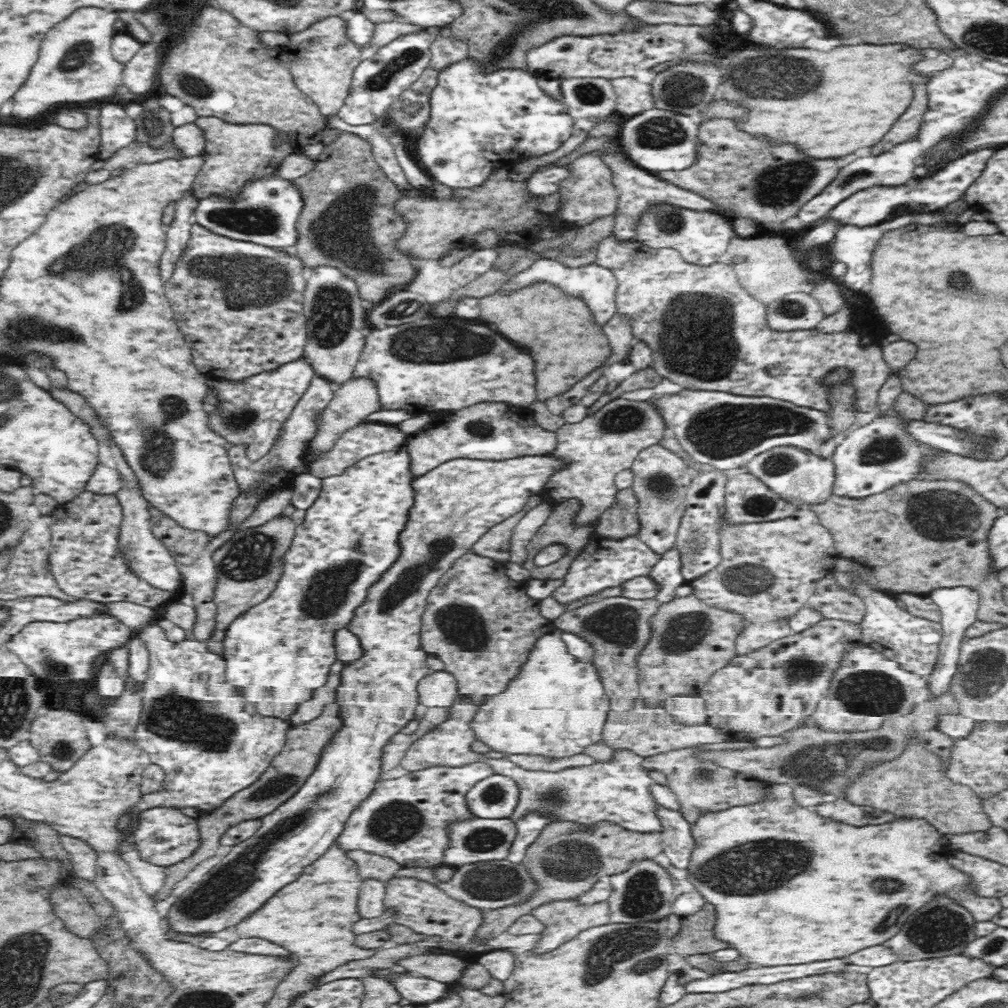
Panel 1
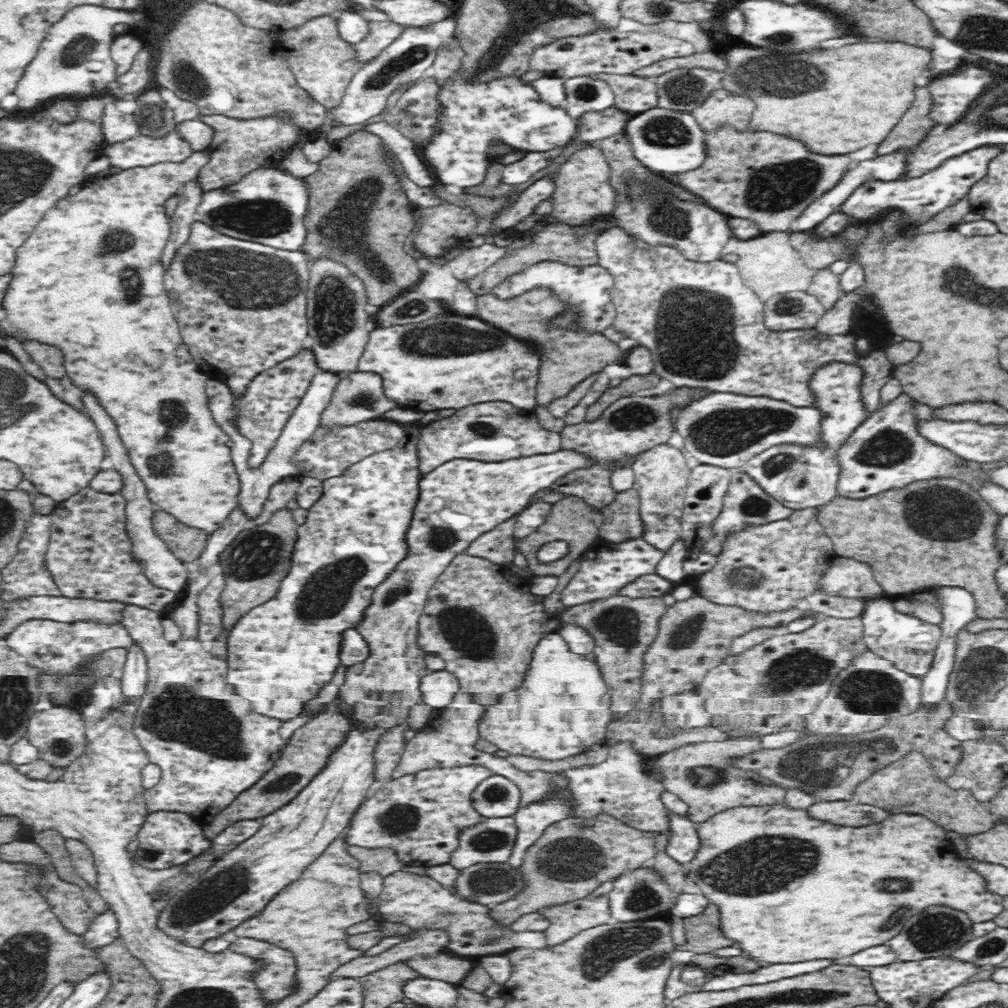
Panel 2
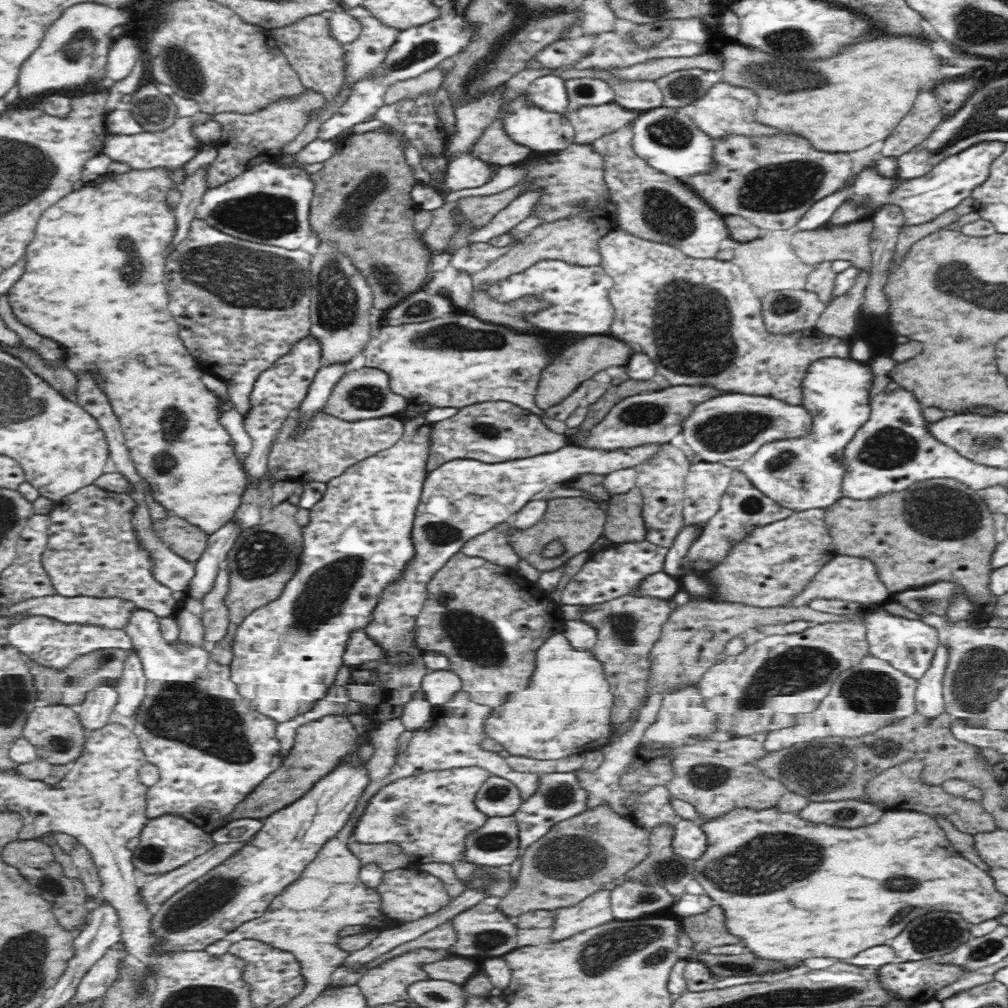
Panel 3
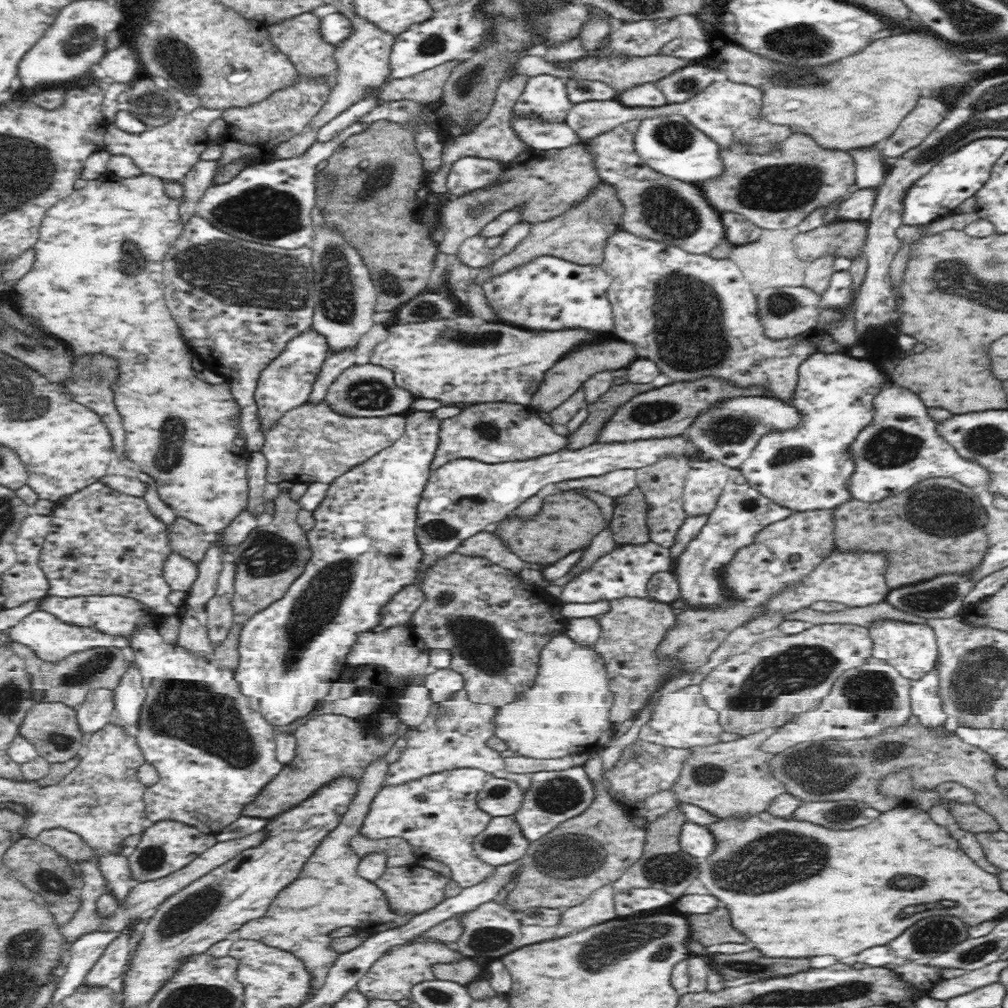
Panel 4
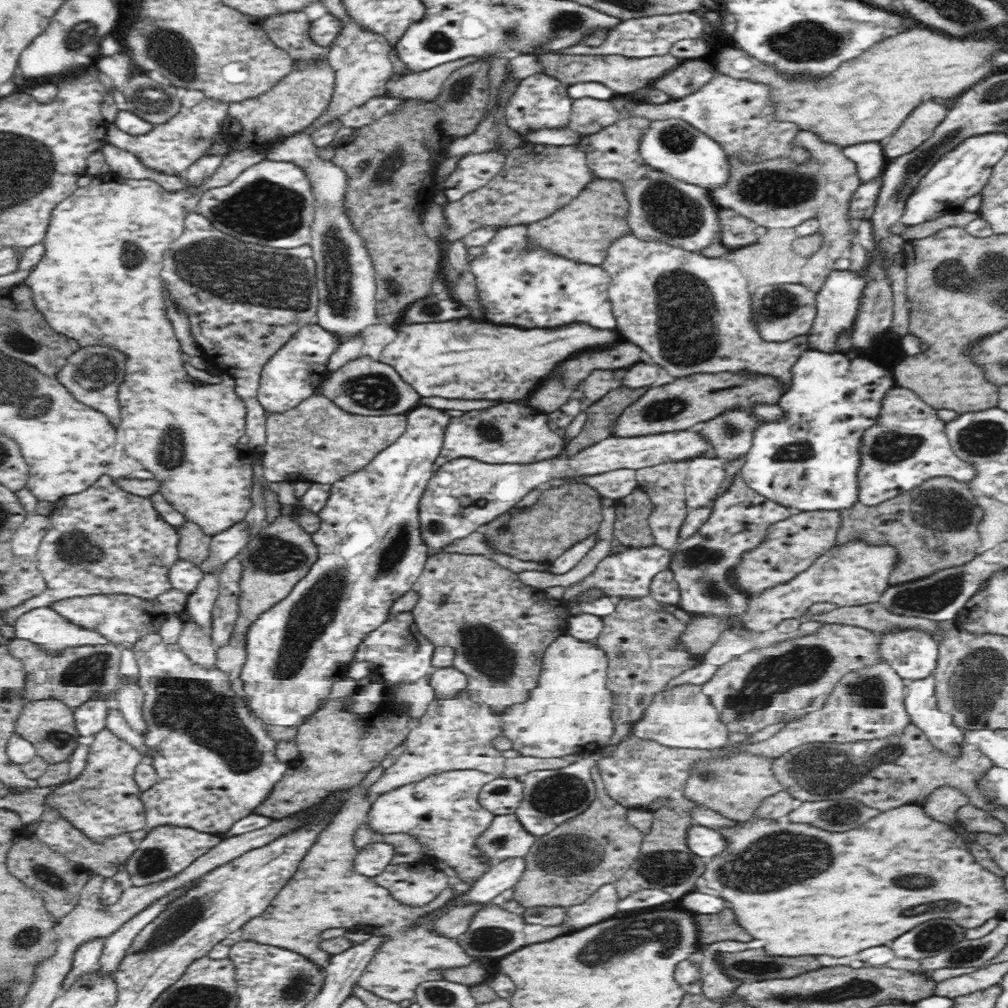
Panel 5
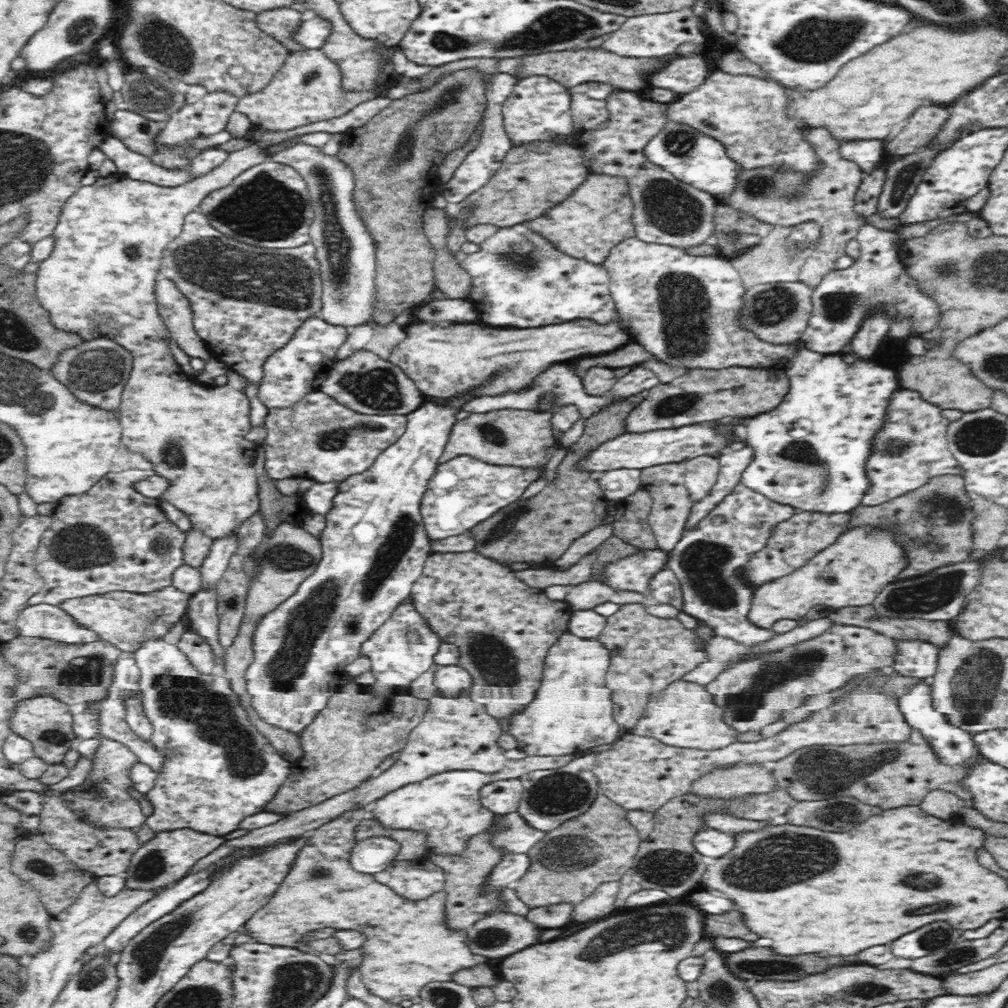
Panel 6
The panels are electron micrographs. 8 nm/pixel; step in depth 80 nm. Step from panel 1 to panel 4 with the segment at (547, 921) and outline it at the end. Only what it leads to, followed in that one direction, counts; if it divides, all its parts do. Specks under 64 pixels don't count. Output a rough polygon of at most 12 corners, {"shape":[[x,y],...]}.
{"shape":[[612,884],[563,909],[556,938],[617,918]]}

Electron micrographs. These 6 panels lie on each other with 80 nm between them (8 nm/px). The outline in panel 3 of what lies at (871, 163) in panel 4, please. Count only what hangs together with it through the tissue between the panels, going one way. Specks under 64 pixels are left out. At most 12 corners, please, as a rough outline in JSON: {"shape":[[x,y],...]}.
{"shape":[[980,143],[930,174],[882,180],[871,165],[848,199],[869,216],[891,204],[924,224],[988,178],[1004,144]]}

